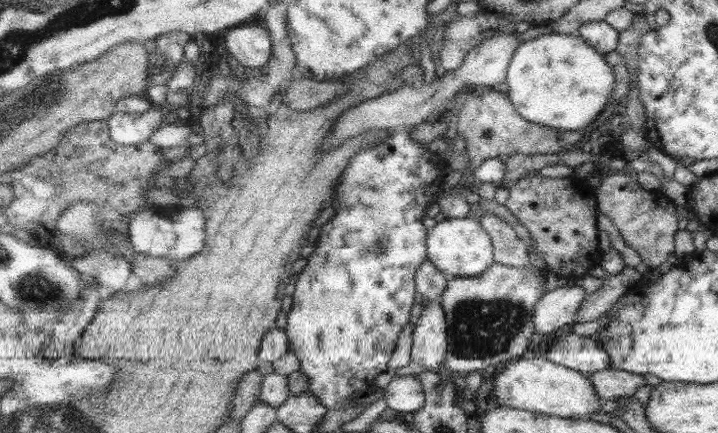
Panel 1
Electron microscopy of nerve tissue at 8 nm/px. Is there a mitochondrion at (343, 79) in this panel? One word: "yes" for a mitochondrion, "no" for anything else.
no

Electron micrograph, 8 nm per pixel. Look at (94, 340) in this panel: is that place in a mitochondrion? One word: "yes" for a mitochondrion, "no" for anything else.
no

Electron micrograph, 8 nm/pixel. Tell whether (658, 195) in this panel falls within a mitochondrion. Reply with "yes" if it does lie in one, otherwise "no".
no

